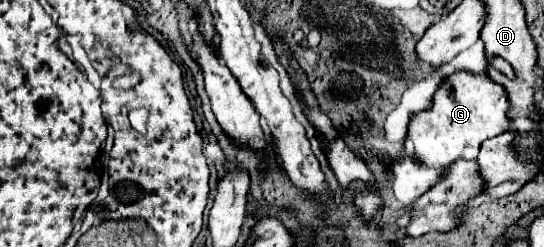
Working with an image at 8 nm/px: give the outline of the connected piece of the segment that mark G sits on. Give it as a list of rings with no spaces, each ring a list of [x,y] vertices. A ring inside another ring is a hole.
[[[459,71],[451,75],[433,95],[433,107],[413,115],[407,131],[407,139],[413,141],[413,159],[427,167],[447,167],[457,159],[475,161],[483,141],[497,137],[509,129],[505,121],[505,109],[509,105],[505,89],[493,85],[487,73],[467,73]],[[443,85],[451,85],[453,91],[447,93]]]

